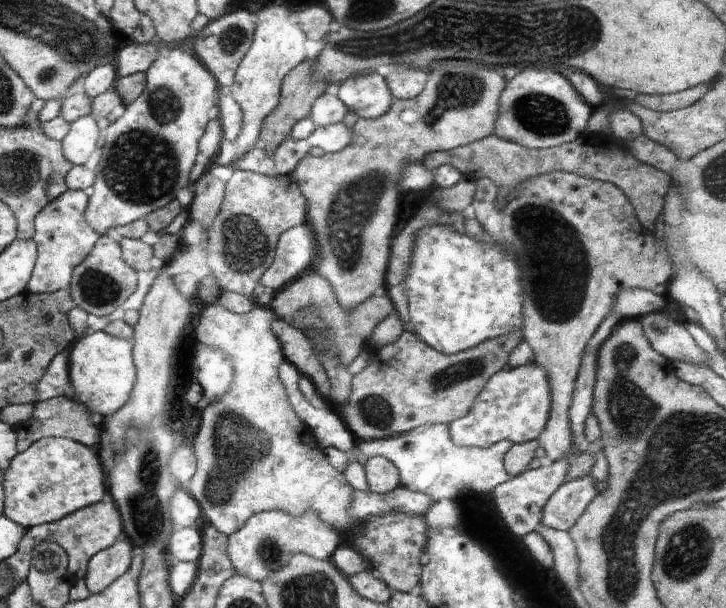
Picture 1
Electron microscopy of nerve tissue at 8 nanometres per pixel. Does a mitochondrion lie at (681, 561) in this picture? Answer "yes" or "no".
yes

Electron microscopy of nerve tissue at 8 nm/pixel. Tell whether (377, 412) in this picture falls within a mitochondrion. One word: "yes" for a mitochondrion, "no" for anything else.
yes

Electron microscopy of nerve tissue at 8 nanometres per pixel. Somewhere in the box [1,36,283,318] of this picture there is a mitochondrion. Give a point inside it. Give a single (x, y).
(142, 165)

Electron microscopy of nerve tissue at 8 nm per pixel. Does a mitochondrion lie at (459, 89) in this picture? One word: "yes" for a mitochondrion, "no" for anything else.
yes

